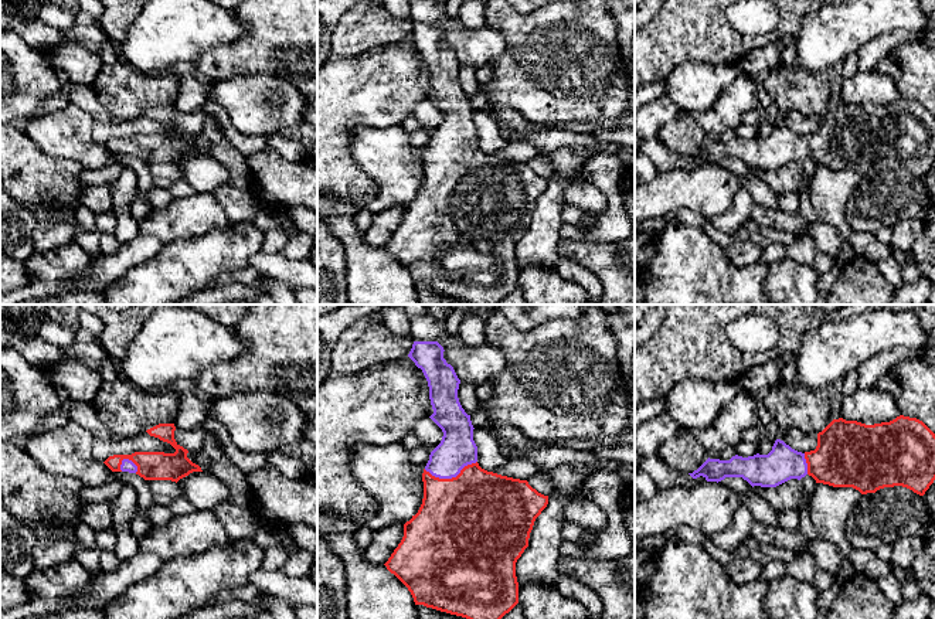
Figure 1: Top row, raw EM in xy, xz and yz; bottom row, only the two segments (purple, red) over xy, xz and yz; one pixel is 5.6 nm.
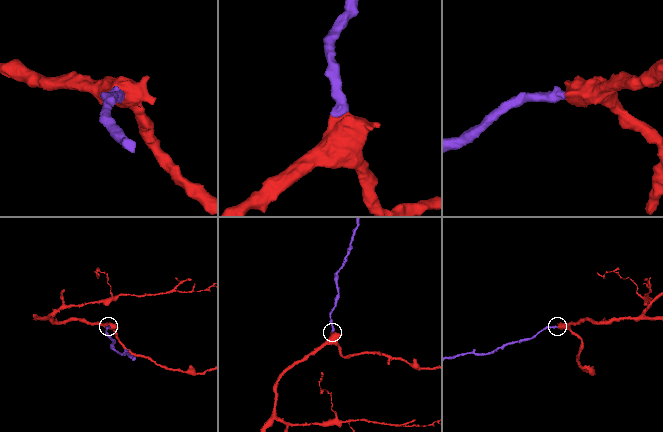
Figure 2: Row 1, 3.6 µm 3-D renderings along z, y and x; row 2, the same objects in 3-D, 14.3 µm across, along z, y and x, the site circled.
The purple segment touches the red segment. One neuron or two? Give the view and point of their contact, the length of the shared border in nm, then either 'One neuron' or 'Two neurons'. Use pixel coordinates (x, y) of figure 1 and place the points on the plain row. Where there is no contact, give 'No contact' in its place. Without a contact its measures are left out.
Touches purple at xz (449, 160). Shared border 300 nm. One neuron

